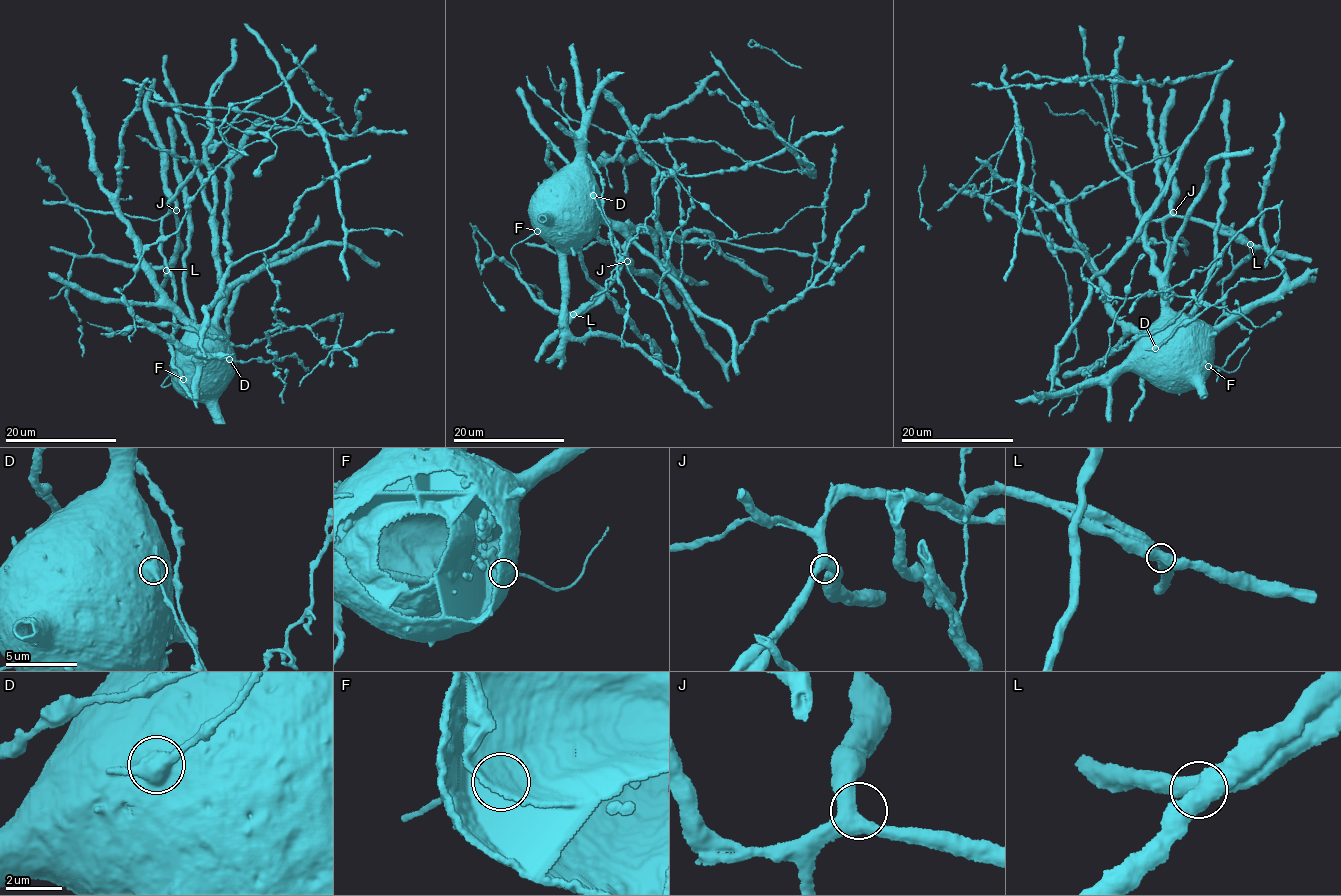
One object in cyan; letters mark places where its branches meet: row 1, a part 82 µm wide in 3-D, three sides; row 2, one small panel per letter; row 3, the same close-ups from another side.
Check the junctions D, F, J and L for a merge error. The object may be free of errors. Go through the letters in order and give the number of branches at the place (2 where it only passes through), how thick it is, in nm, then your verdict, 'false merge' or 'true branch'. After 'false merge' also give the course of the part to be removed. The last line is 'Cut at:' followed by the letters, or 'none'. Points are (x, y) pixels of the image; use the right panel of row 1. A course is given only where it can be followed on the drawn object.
D: 3 branches meet; 650 nm thick; false merge; foreign part runs (1155, 347), (1205, 307), (1179, 296), (1124, 299), (1106, 295), (1083, 278), (1081, 266), (1087, 260)
F: 3 branches meet; 440 nm thick; true branch
J: 3 branches meet; 480 nm thick; true branch
L: 3 branches meet; 550 nm thick; true branch
Cut at: D

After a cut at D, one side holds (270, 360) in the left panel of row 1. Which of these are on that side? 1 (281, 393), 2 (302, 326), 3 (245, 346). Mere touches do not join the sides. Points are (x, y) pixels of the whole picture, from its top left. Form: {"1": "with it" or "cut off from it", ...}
{"1": "with it", "2": "cut off from it", "3": "cut off from it"}

